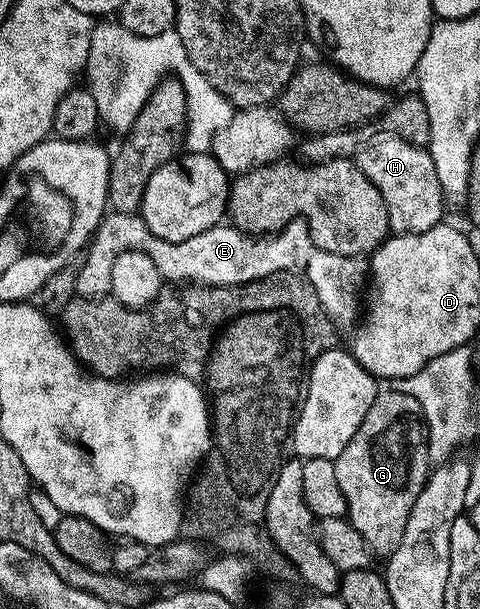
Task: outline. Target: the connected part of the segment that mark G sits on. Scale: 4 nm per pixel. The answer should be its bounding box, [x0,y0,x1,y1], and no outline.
[334,387,430,554]

